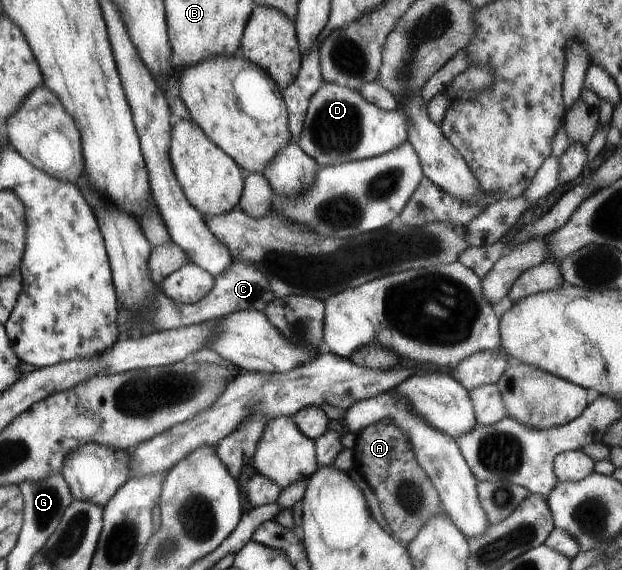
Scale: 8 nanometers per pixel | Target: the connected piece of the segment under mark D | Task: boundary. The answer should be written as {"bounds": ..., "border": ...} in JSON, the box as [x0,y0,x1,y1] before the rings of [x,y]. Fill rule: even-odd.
{"bounds":[300,82,409,166],"border":[[[323,82],[322,86],[312,95],[308,113],[306,113],[303,123],[304,128],[300,140],[301,149],[320,166],[377,157],[399,147],[409,137],[409,116],[405,114],[404,110],[380,110],[380,107],[364,100],[356,90],[329,82]]]}

